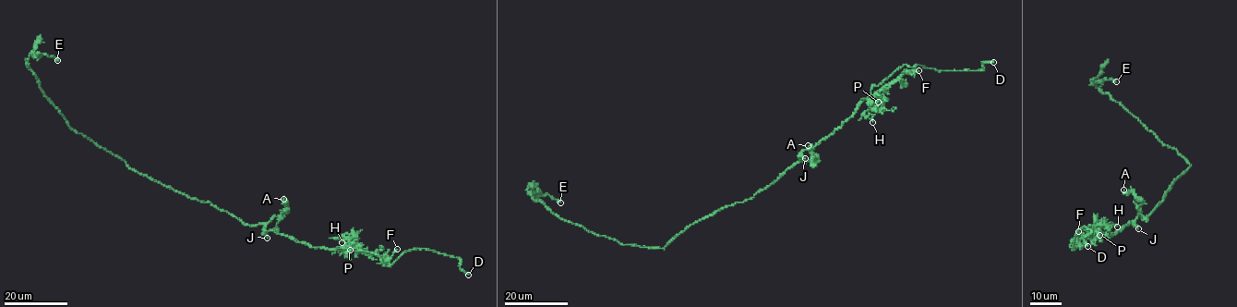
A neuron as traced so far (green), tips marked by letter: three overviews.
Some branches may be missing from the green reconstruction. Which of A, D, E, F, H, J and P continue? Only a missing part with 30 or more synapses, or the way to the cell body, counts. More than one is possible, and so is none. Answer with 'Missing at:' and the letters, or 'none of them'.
Missing at: D

